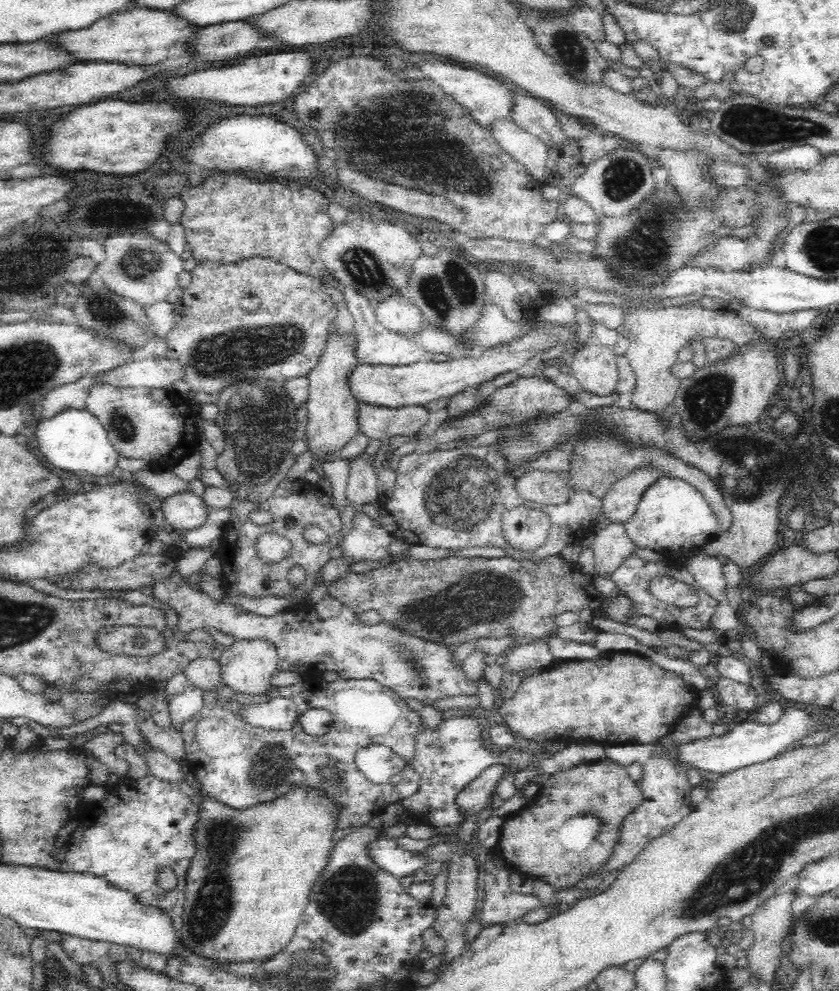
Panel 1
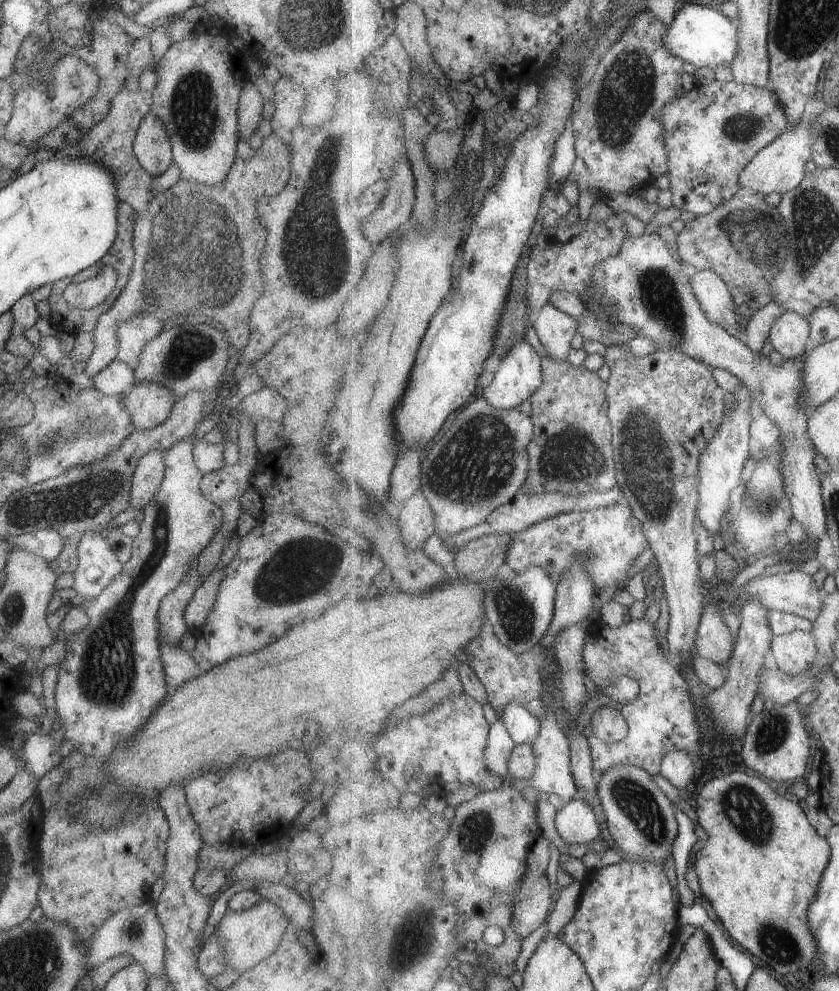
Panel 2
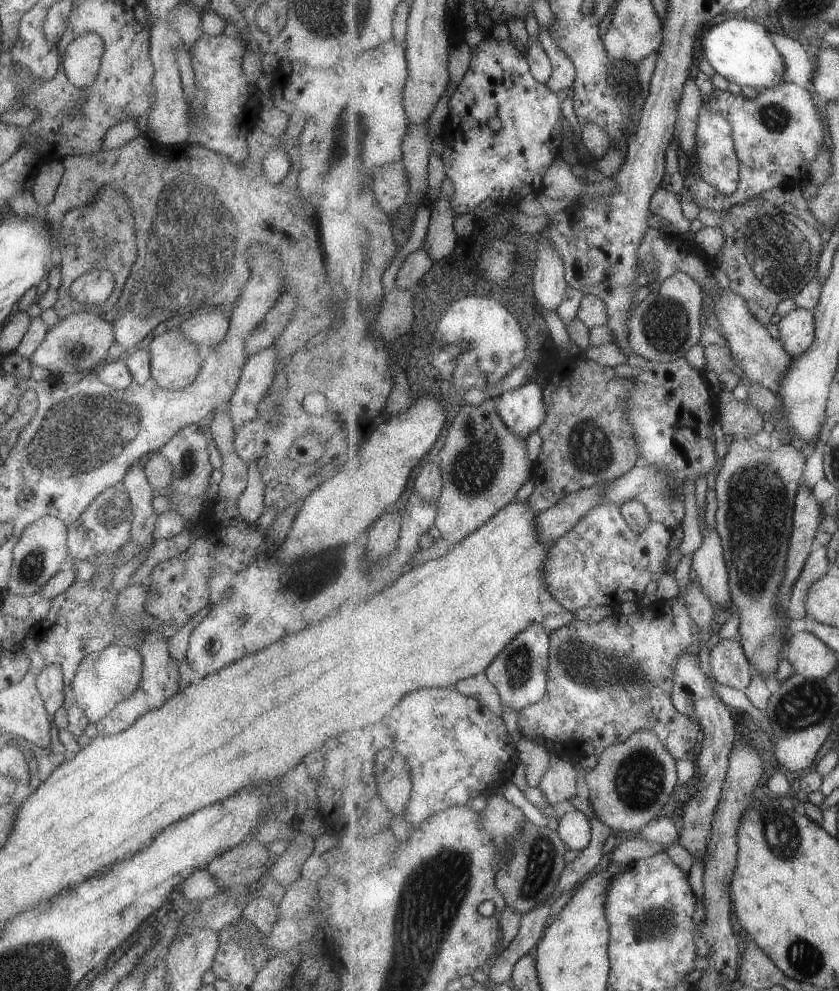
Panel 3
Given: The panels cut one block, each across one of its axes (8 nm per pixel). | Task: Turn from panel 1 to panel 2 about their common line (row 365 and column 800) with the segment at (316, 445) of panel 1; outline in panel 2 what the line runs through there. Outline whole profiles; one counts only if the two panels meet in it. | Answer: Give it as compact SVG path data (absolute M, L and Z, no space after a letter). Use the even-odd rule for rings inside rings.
M785 311L773 324L770 341L785 360L803 356L809 347L809 322L803 314Z

